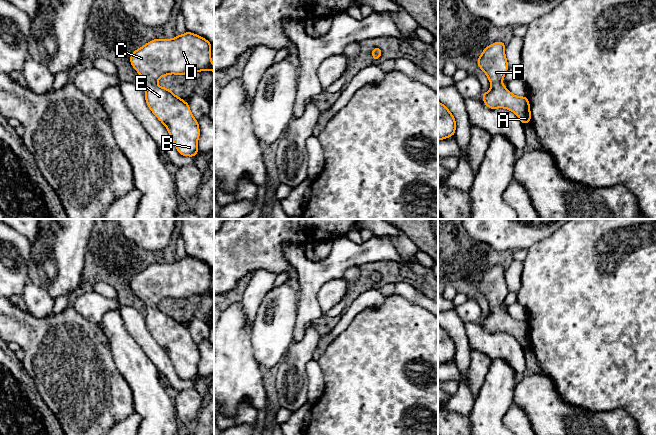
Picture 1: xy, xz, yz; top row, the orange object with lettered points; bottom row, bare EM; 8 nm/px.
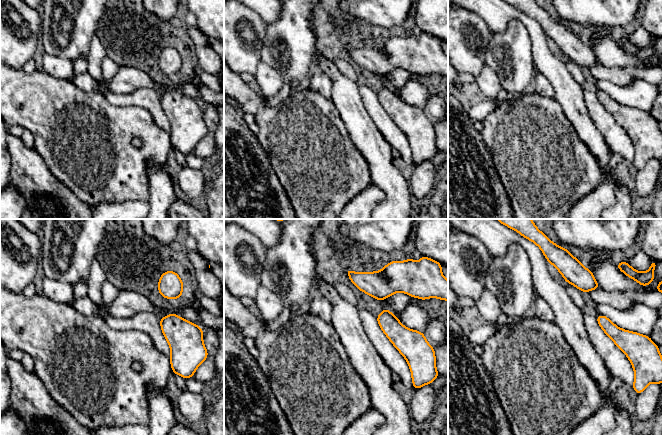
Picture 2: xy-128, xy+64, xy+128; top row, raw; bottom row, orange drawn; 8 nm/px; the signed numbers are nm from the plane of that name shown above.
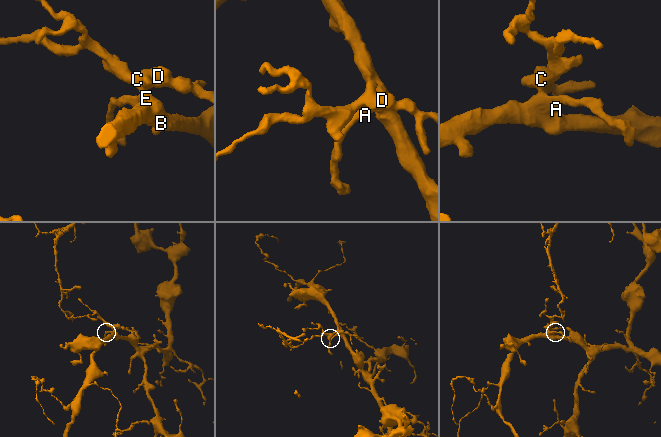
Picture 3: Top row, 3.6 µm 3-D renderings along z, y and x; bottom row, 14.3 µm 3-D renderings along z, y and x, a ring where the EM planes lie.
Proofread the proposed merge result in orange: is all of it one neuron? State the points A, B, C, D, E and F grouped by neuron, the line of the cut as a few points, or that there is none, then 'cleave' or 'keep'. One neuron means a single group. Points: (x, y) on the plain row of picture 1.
A B C D E F | no cut | keep

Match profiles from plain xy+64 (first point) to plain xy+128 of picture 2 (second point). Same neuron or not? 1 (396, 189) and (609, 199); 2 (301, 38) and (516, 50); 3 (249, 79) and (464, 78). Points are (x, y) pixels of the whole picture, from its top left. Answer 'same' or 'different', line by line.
1: different
2: same
3: same

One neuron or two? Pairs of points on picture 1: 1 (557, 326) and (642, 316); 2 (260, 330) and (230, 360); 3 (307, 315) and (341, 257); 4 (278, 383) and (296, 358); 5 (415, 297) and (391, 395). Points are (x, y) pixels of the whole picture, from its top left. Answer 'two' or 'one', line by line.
1: one
2: two
3: one
4: one
5: two

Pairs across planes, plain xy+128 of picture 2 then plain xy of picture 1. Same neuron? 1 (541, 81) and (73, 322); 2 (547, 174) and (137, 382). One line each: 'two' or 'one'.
1: two
2: two

